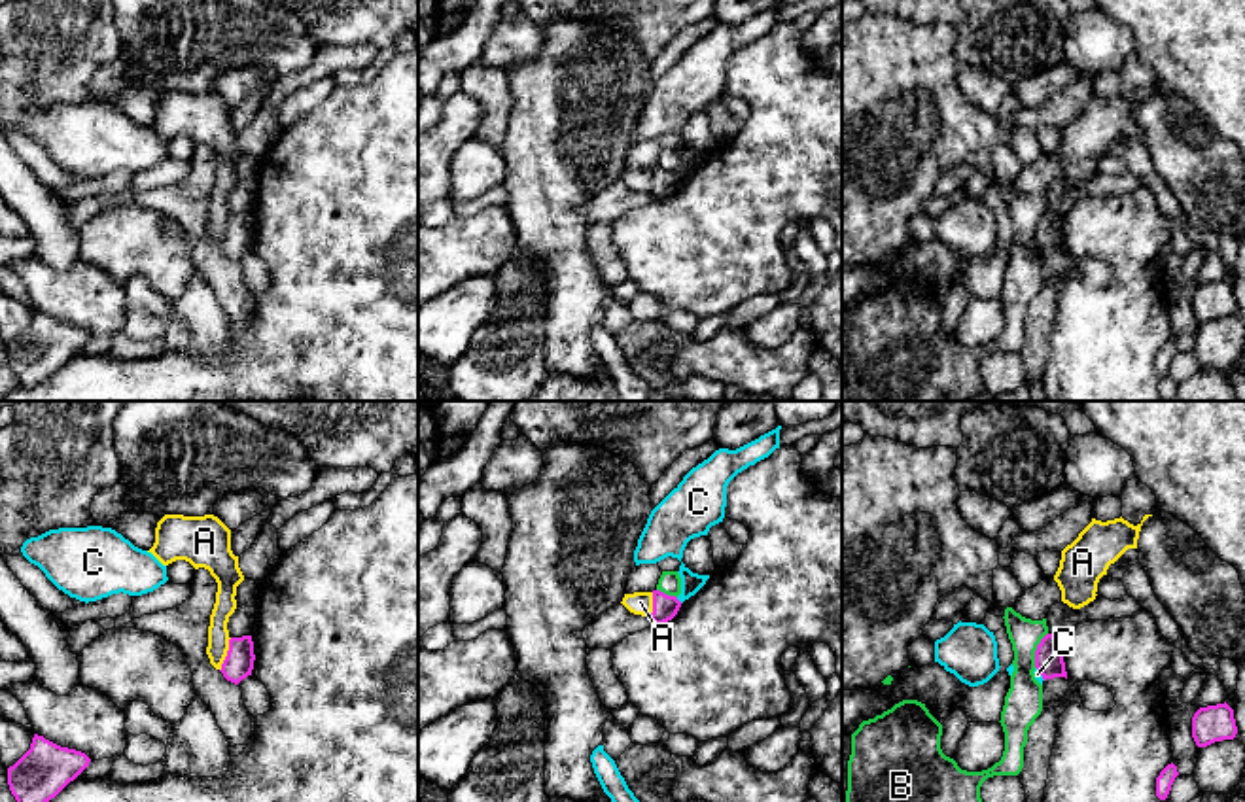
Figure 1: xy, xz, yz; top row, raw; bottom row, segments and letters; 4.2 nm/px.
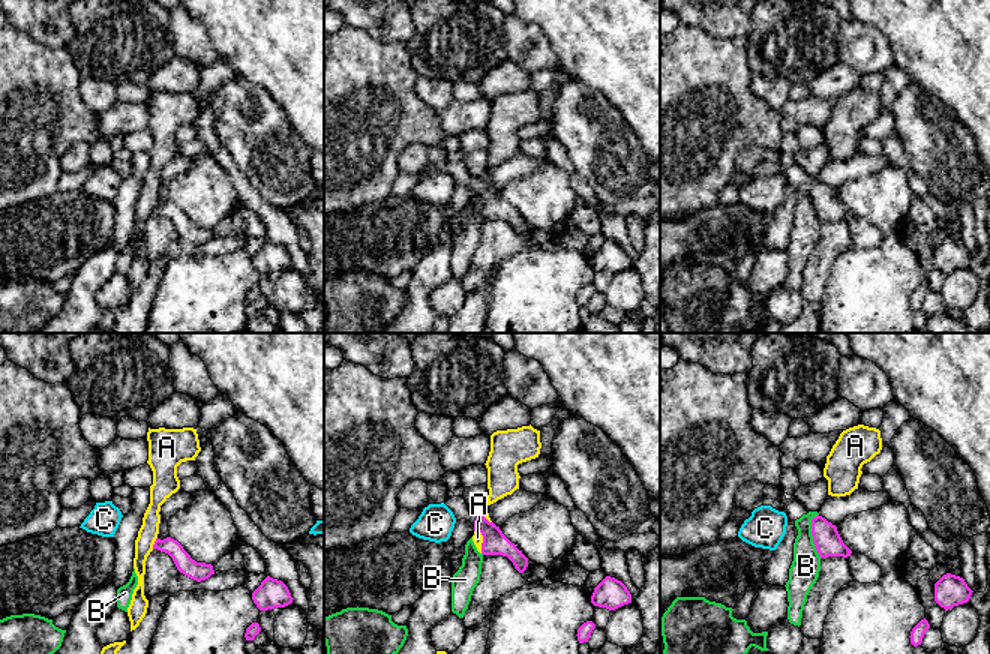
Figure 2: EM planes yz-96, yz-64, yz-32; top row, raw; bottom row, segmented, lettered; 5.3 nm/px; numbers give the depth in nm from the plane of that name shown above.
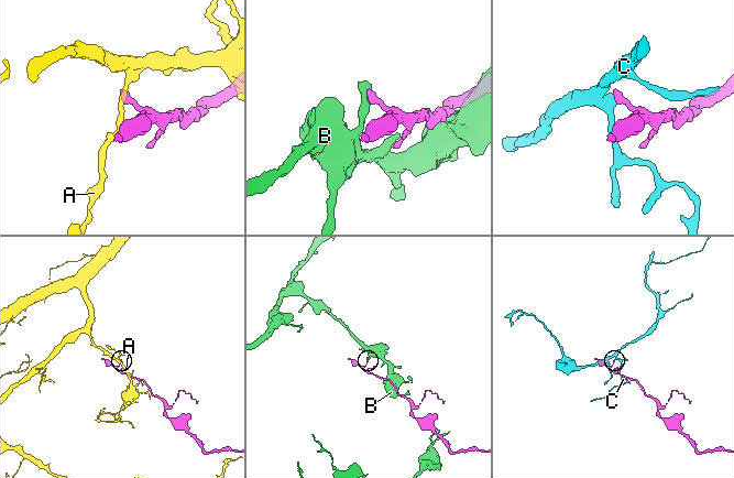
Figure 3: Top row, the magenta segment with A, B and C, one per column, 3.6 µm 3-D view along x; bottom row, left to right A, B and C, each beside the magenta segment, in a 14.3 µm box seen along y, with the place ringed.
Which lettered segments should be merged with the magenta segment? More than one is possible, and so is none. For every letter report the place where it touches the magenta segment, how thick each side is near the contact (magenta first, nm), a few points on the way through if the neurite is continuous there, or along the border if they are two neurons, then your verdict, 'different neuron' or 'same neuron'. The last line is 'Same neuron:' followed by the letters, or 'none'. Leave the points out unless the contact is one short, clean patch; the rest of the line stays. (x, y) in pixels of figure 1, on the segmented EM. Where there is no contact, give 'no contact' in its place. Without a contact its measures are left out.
A: meets magenta in xy at (227, 655); 130 nm thick on the magenta side, 100 nm on the other; border along xy (231, 638), (220, 670); different neuron
B: meets magenta in yz at (1037, 649); 120 nm thick on the magenta side, 160 nm on the other; different neuron
C: meets magenta in xz at (678, 600); 110 nm thick on the magenta side, 130 nm on the other; border along xz (676, 598), (682, 602); different neuron
Same neuron: none

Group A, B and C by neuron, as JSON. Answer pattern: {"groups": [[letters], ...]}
{"groups": [["A"], ["B"], ["C"]]}

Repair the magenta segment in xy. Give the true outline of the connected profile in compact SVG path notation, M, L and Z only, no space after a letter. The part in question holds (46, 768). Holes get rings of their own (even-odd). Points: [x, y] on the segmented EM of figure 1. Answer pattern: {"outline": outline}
{"outline": "M34 734L30 749L8 768L8 785L17 802L49 802L74 781L91 758Z"}

